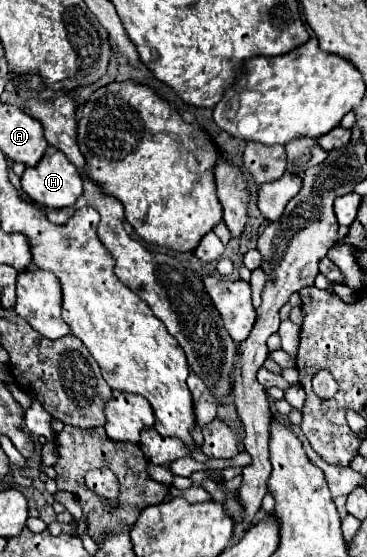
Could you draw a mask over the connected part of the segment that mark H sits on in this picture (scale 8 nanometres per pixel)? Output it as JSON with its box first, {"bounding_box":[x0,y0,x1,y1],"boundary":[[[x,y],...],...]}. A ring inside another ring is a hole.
{"bounding_box":[22,154,82,208],"boundary":[[[46,154],[36,166],[22,174],[22,190],[48,208],[66,208],[82,194],[82,176],[78,168],[62,154]]]}

